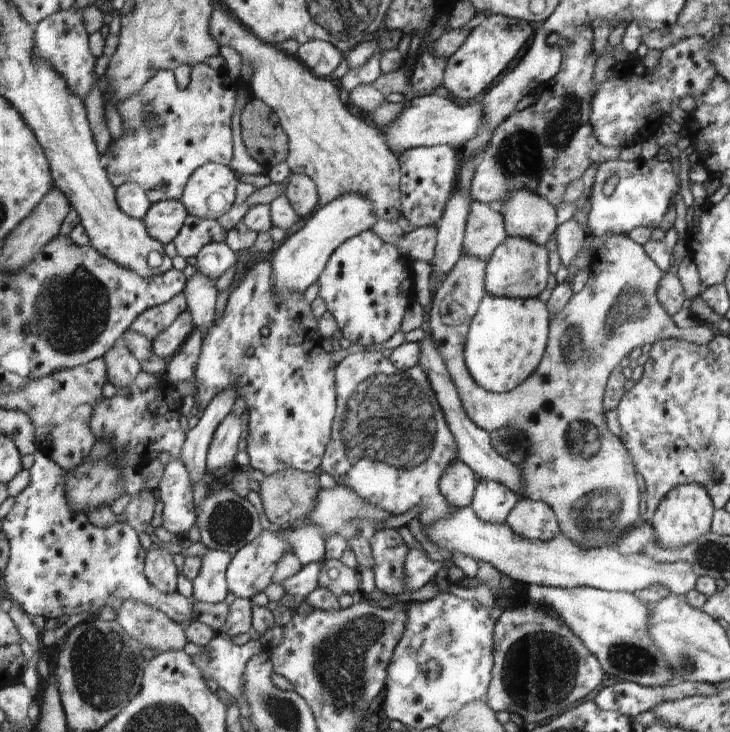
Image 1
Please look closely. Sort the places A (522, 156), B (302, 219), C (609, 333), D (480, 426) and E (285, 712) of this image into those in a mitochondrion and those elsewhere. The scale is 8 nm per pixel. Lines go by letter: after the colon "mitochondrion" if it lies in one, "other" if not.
A: mitochondrion
B: other
C: mitochondrion
D: other
E: mitochondrion

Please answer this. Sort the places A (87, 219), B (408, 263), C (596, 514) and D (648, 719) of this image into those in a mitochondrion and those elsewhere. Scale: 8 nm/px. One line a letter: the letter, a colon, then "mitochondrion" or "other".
A: other
B: other
C: mitochondrion
D: other

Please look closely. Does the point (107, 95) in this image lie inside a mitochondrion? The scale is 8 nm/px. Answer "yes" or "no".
no

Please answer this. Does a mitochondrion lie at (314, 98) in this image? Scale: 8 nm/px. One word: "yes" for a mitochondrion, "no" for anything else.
no

